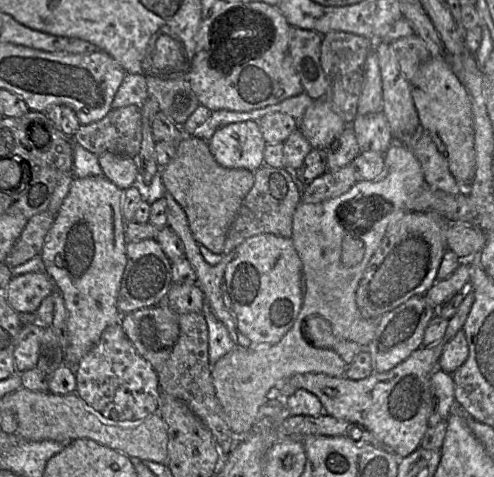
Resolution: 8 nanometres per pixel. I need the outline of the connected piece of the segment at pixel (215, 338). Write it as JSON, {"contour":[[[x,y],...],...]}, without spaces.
{"contour":[[[204,298],[202,314],[208,330],[208,359],[210,365],[234,349],[235,345],[225,325],[214,315]]]}

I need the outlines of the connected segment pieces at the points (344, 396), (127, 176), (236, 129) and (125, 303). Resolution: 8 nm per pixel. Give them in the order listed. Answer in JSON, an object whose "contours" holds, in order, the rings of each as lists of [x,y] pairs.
{"contours":[[[[468,287],[456,313],[448,320],[443,339],[432,346],[421,345],[408,358],[387,372],[372,372],[361,380],[350,380],[345,376],[301,373],[293,375],[288,380],[296,388],[314,394],[323,406],[325,414],[362,426],[389,447],[399,459],[404,458],[419,447],[428,429],[430,376],[434,370],[441,370],[438,368],[438,360],[444,346],[462,329],[474,300],[475,295]]],[[[111,152],[97,156],[103,175],[121,190],[126,190],[137,180],[135,159]]],[[[256,121],[232,123],[218,129],[208,147],[216,163],[227,169],[254,173],[264,165],[266,143]]],[[[155,239],[127,242],[125,245],[126,265],[117,297],[117,308],[121,315],[142,308],[164,303],[171,280],[171,262]]]]}

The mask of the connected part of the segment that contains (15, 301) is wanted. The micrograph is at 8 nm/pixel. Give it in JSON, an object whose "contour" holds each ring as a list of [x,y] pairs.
{"contour":[[[45,271],[29,272],[11,277],[6,290],[6,299],[17,313],[35,313],[43,299],[51,295],[53,290],[54,284]]]}

